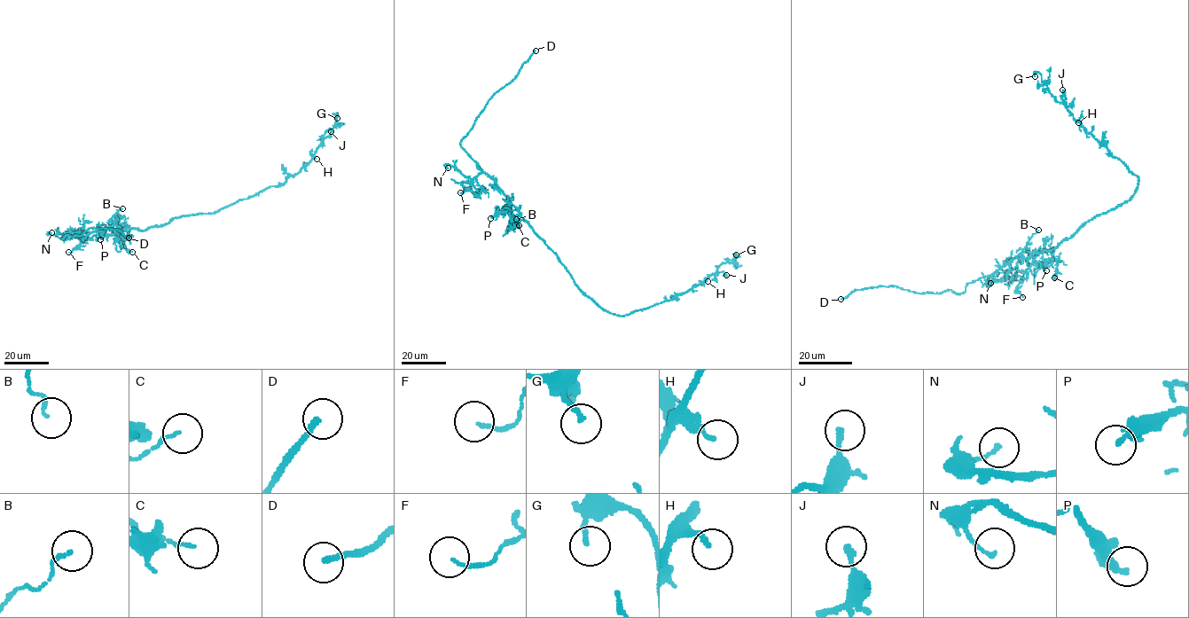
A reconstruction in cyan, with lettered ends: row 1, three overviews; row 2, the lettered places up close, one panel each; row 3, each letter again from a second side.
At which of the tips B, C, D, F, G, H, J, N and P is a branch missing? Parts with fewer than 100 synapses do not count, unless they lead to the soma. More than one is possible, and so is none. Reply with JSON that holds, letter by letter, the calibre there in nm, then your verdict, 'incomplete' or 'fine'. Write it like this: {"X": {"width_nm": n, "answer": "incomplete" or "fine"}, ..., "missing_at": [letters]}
{"B": {"width_nm": 120, "answer": "fine"}, "C": {"width_nm": 110, "answer": "fine"}, "D": {"width_nm": 220, "answer": "incomplete"}, "F": {"width_nm": 110, "answer": "fine"}, "G": {"width_nm": 150, "answer": "fine"}, "H": {"width_nm": 140, "answer": "fine"}, "J": {"width_nm": 190, "answer": "fine"}, "N": {"width_nm": 140, "answer": "fine"}, "P": {"width_nm": 300, "answer": "fine"}, "missing_at": ["D"]}

